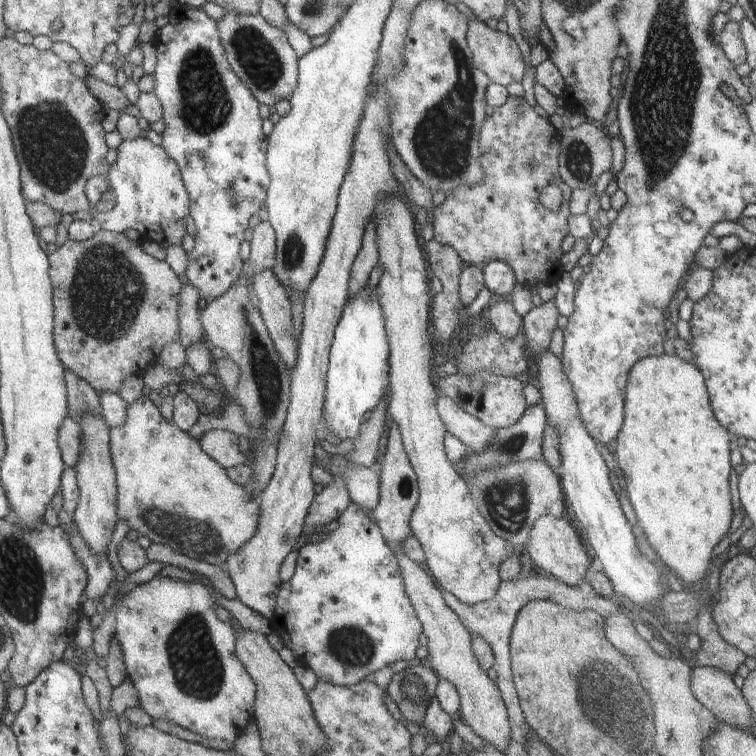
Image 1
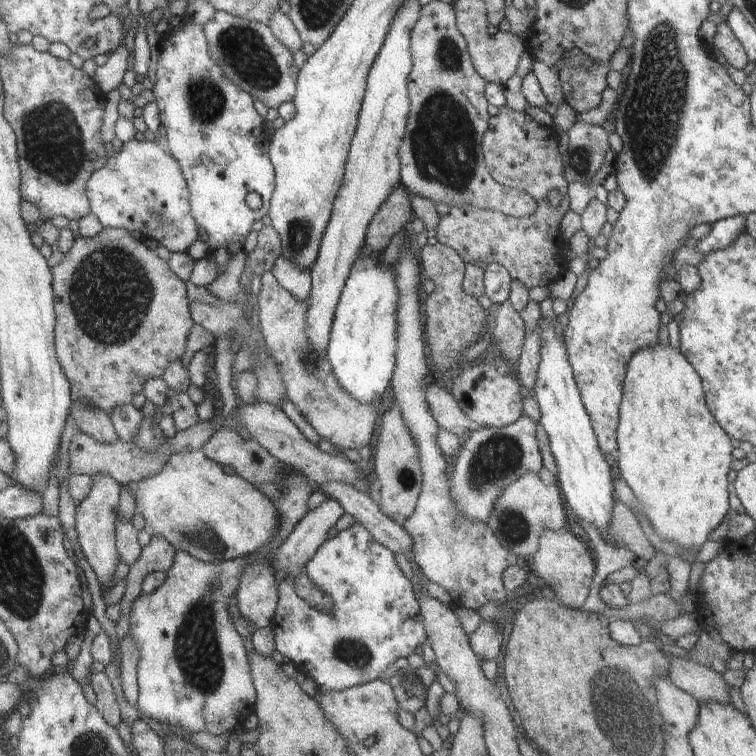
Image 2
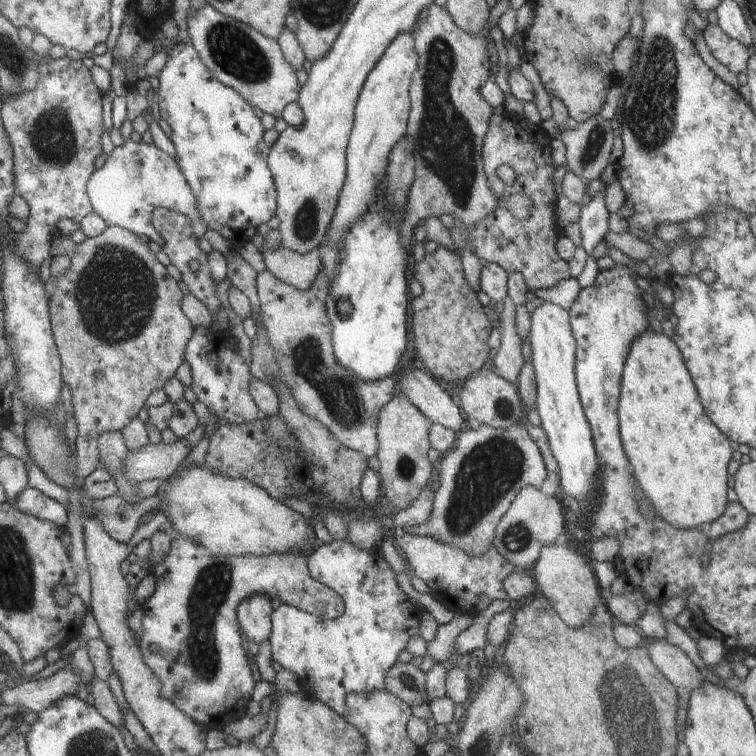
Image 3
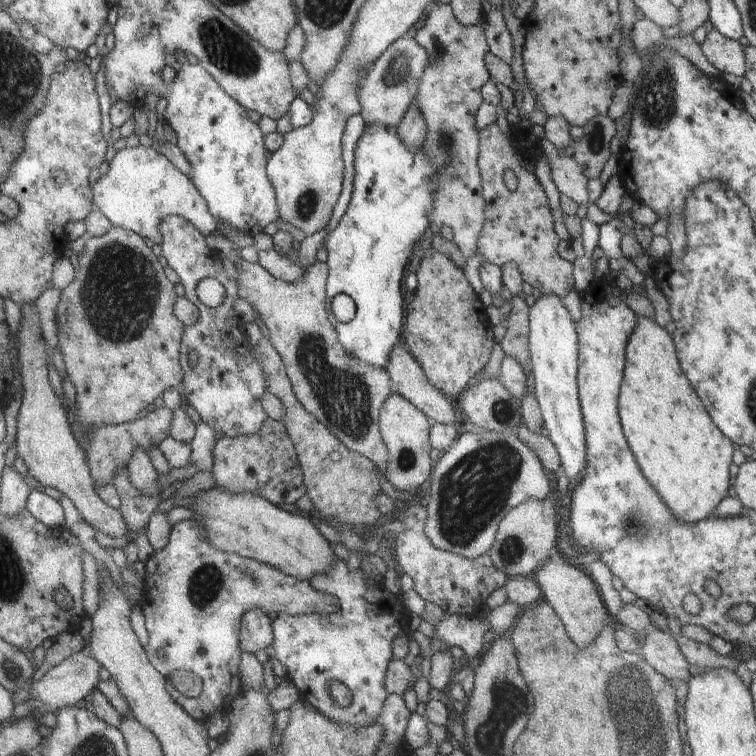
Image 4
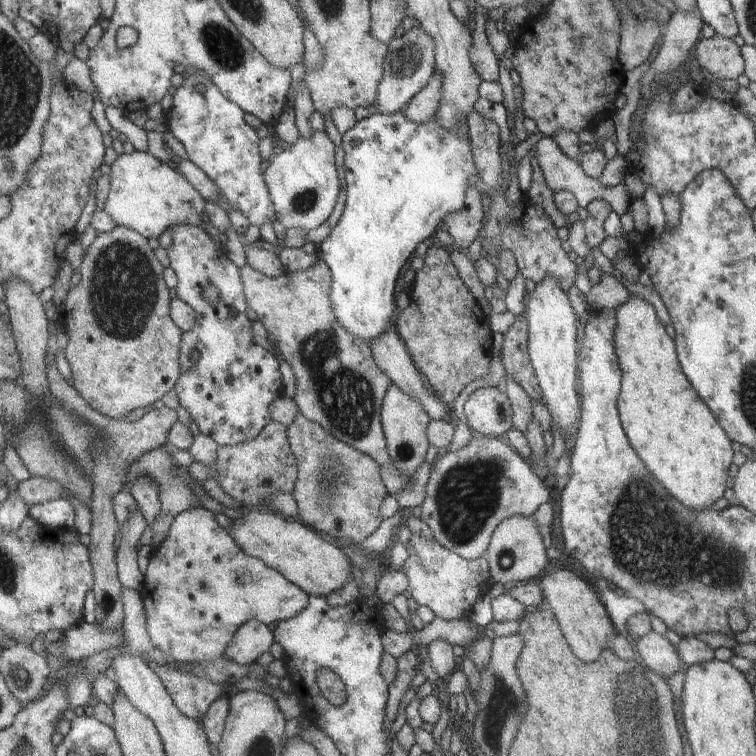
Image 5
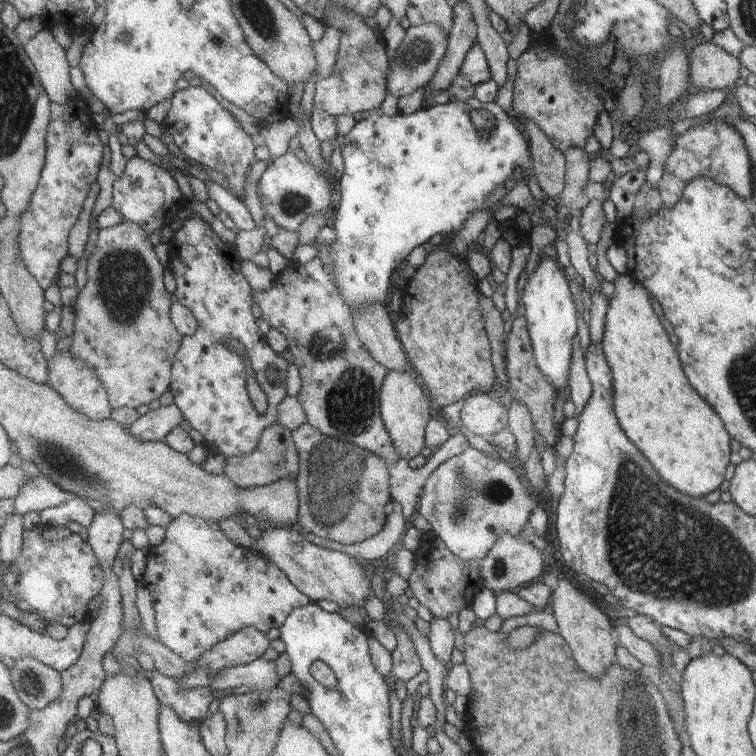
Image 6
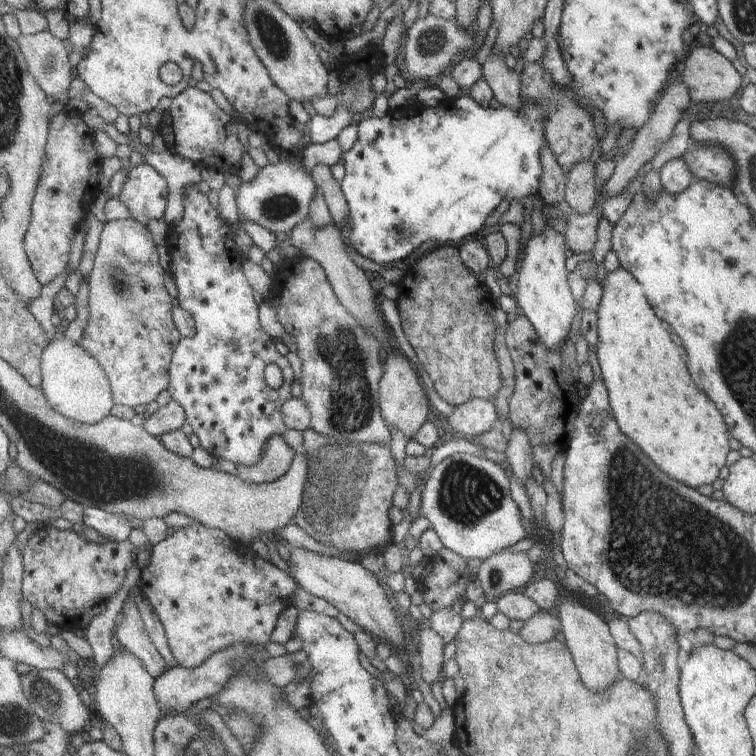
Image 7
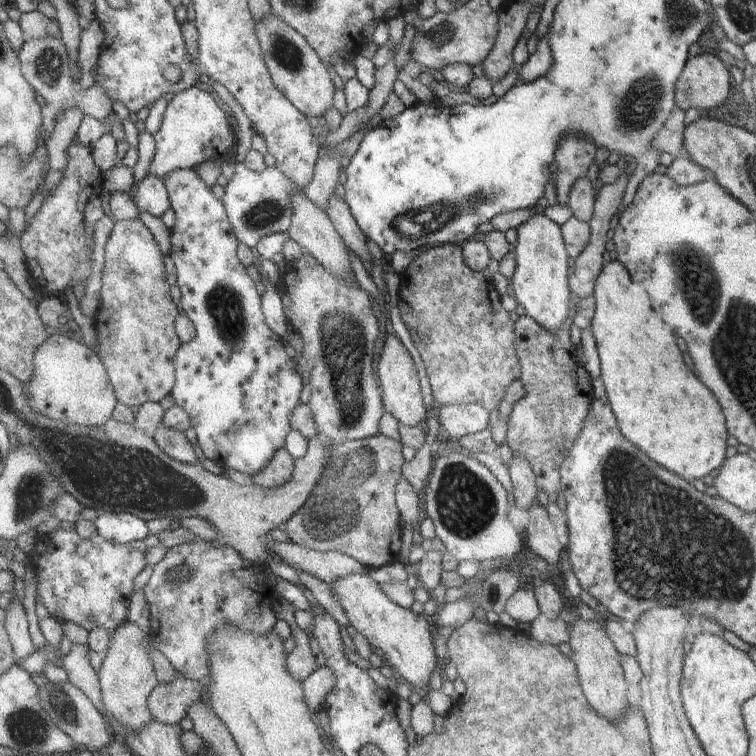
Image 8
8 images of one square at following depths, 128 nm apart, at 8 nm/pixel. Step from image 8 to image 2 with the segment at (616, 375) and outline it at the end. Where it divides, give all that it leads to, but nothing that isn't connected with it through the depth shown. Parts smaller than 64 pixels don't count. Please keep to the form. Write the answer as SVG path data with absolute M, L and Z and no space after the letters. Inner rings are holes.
M658 342L638 349L630 357L619 406L618 466L654 530L664 542L673 540L683 546L686 553L681 557L689 562L694 562L708 534L731 511L728 472L734 457L730 439L707 407L701 378L678 349Z

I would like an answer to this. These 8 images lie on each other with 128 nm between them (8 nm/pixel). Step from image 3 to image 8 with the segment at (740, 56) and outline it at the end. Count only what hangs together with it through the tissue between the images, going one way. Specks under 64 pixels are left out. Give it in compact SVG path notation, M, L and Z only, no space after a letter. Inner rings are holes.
M702 52L690 58L674 88L675 104L687 111L690 108L719 108L726 104L730 94L732 74L729 65L718 56Z

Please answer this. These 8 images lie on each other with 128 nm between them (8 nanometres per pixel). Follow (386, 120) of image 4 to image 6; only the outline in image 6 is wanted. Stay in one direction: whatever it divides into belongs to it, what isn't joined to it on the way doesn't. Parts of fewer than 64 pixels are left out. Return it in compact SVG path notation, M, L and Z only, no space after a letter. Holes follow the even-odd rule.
M432 23L411 25L406 29L404 39L394 52L394 60L389 64L389 73L387 74L388 94L400 98L406 96L406 94L412 94L425 84L429 84L447 51L447 38L447 32Z

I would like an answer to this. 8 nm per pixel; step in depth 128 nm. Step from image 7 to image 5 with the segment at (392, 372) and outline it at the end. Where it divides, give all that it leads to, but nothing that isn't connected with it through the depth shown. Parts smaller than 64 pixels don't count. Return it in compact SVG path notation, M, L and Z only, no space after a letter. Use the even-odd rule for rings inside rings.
M394 383L386 391L381 406L381 425L386 437L388 454L396 468L411 478L411 474L426 460L429 440L426 429L431 418L422 408L422 405L405 392L402 392Z

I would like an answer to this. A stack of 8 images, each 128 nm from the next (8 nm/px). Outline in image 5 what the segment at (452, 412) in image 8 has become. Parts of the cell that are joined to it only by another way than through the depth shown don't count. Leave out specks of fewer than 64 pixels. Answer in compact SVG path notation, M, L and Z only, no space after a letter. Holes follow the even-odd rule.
M496 387L476 389L465 402L465 417L470 428L485 437L499 437L513 428L510 399Z

